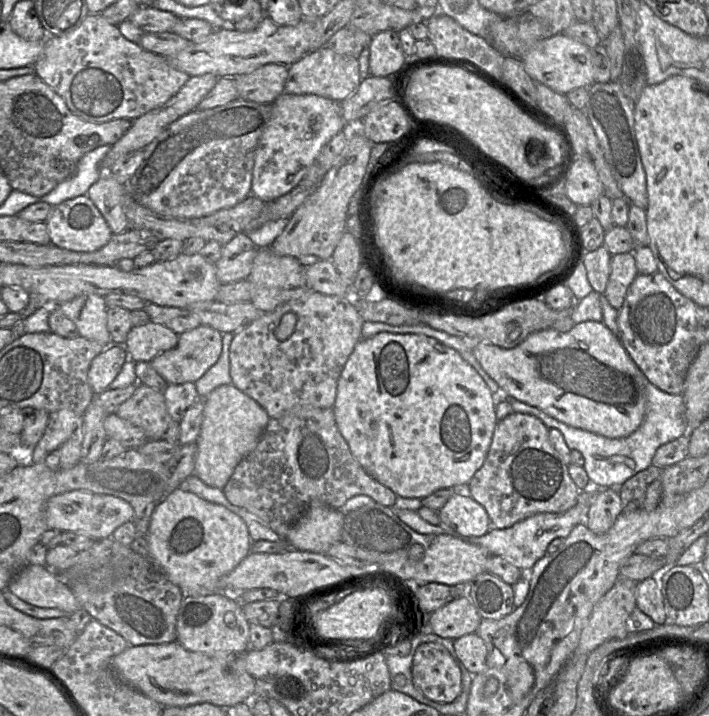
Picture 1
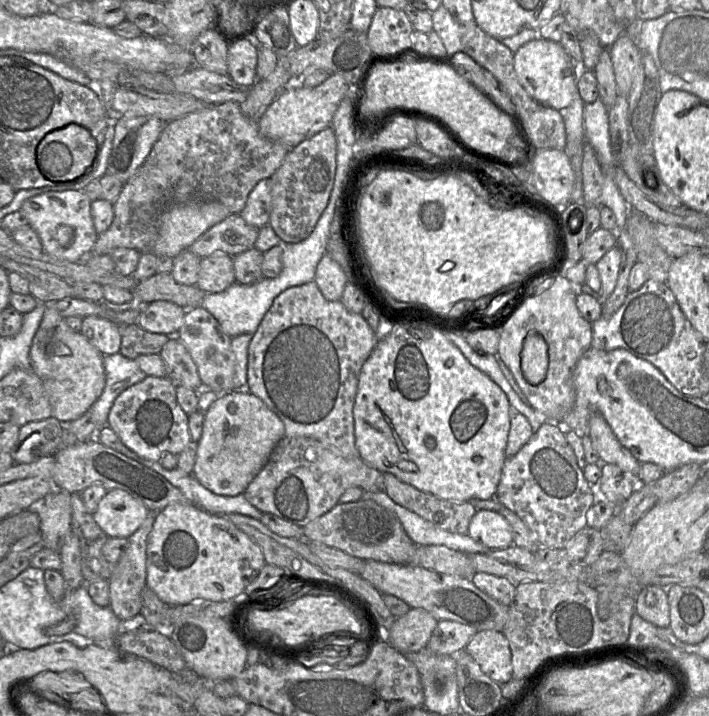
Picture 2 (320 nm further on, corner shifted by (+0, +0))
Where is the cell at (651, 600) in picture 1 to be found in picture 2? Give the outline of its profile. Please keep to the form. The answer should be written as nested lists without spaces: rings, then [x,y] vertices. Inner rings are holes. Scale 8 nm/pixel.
[[[658,585],[643,587],[635,599],[635,613],[658,627],[668,627],[670,618],[666,589]]]

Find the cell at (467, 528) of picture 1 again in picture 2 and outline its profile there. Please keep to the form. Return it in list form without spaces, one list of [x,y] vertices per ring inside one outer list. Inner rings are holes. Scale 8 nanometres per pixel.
[[[477,510],[469,523],[468,535],[489,550],[513,545],[511,526],[497,511]]]

